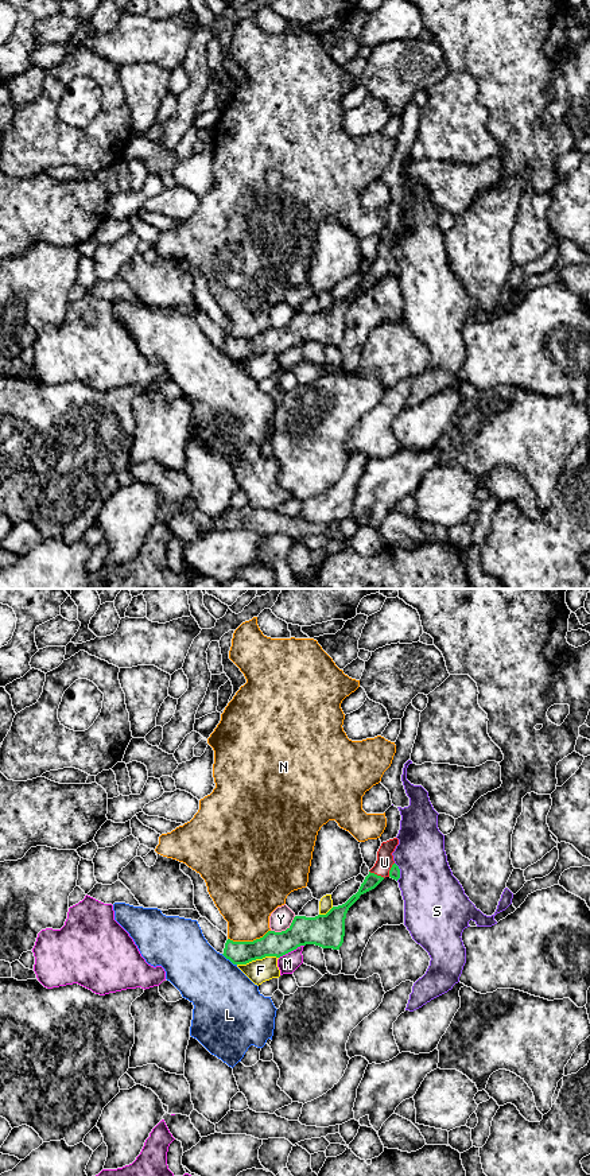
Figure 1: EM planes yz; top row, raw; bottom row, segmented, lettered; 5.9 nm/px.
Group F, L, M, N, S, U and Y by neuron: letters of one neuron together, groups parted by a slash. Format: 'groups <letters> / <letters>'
groups F / L / M / N / S / U / Y

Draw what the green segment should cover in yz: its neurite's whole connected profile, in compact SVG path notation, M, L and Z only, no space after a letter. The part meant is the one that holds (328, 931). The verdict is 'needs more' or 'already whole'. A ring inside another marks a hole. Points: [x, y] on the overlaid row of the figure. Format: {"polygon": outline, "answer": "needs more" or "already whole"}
{"polygon": "M397 838L381 843L374 866L369 870L358 892L345 904L333 907L326 915L315 917L295 916L286 931L268 931L263 938L253 942L228 939L222 955L233 965L247 965L265 956L280 958L306 944L339 950L343 943L345 919L349 908L361 894L374 889L385 877L396 881L400 878L400 869L392 855L397 845Z", "answer": "needs more"}

